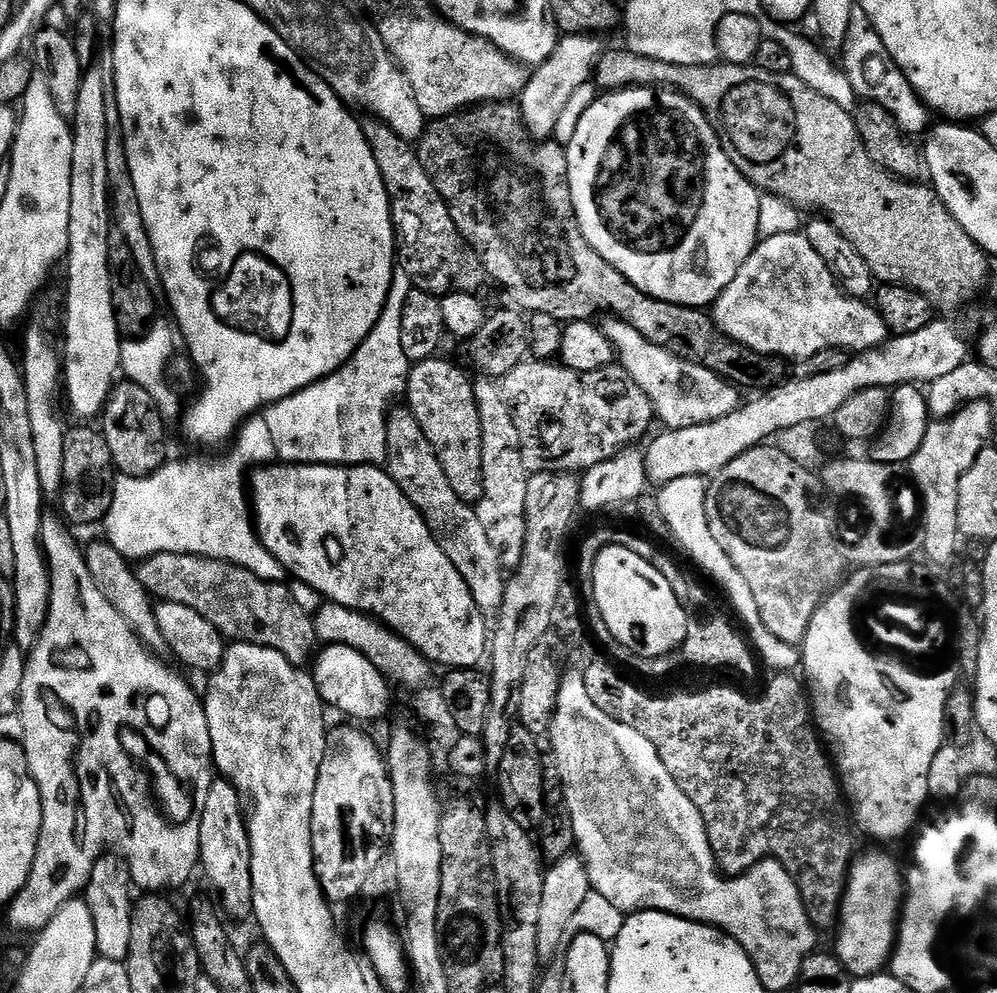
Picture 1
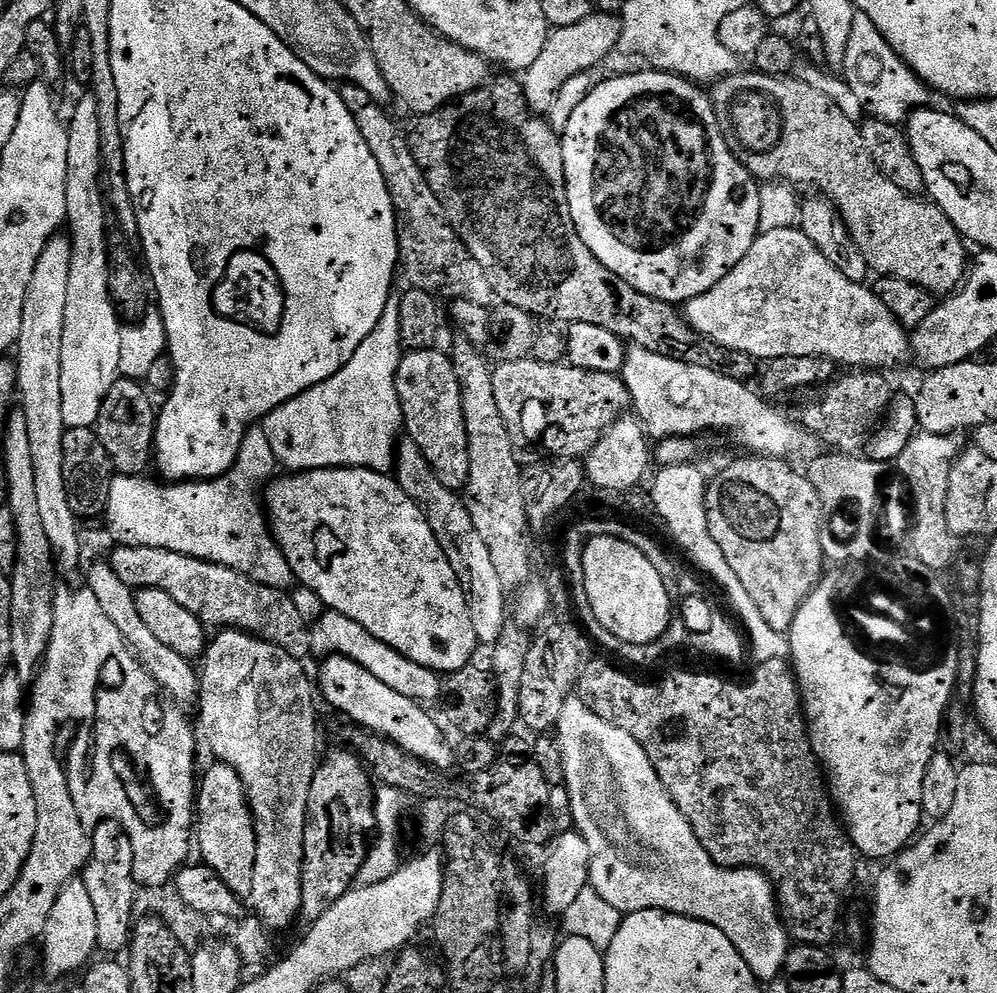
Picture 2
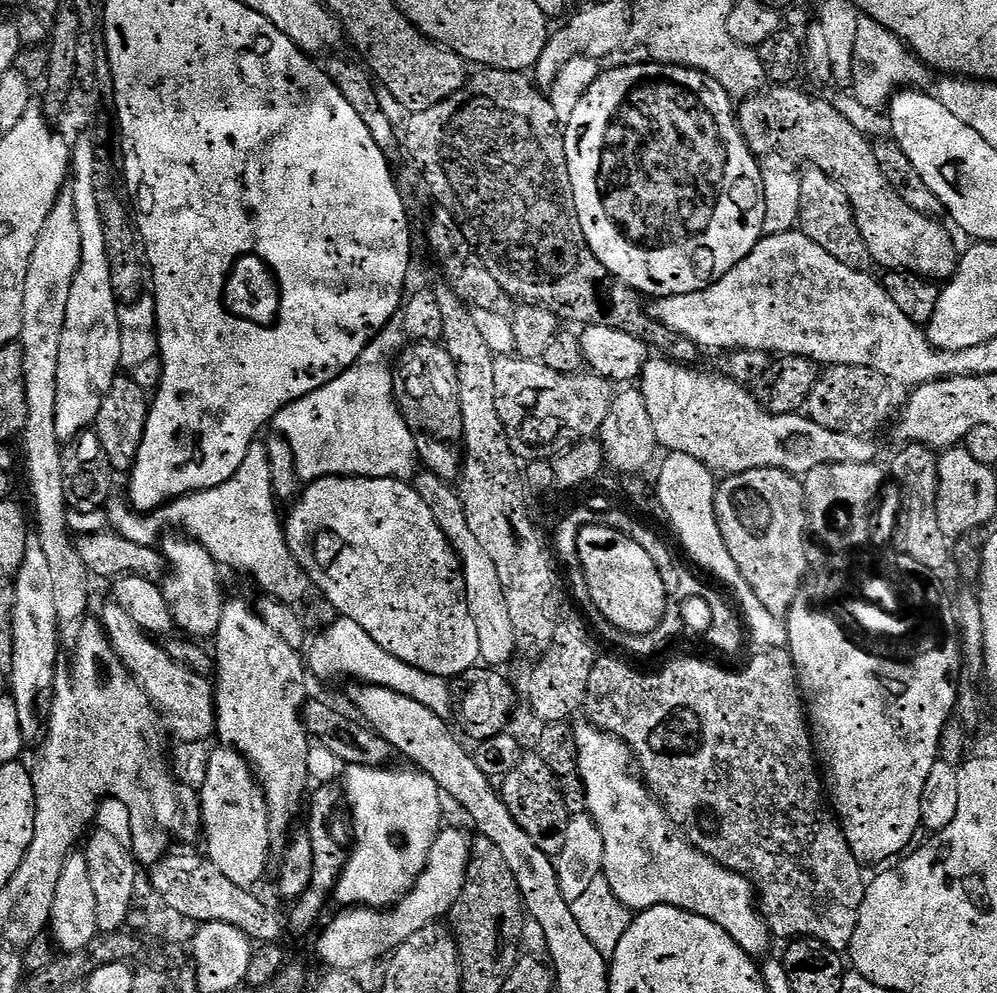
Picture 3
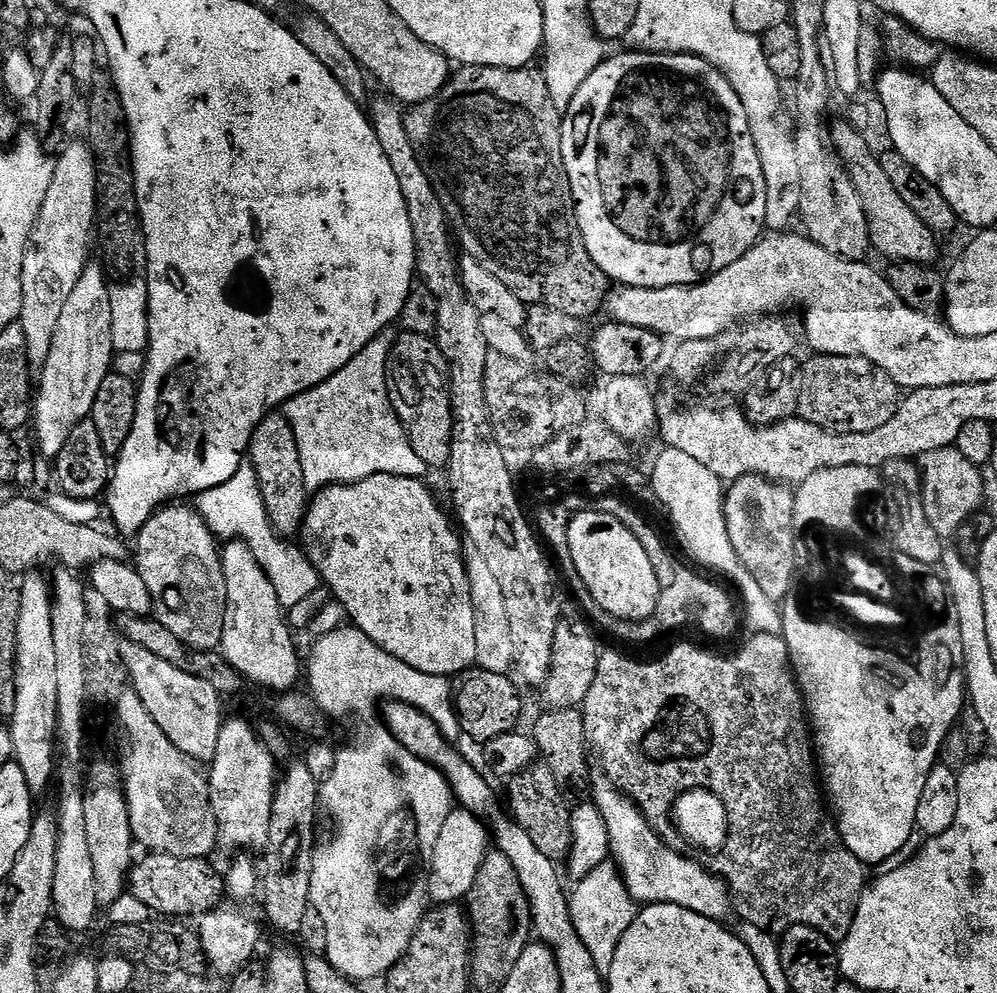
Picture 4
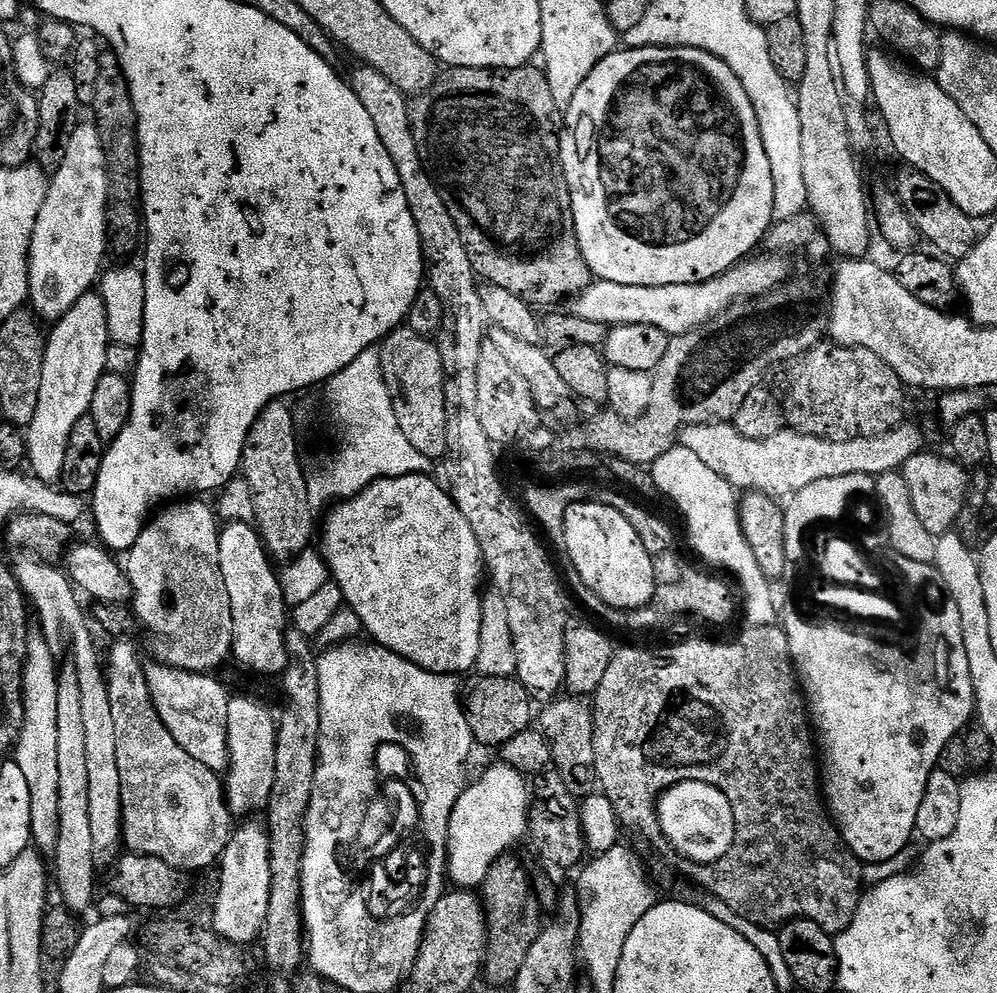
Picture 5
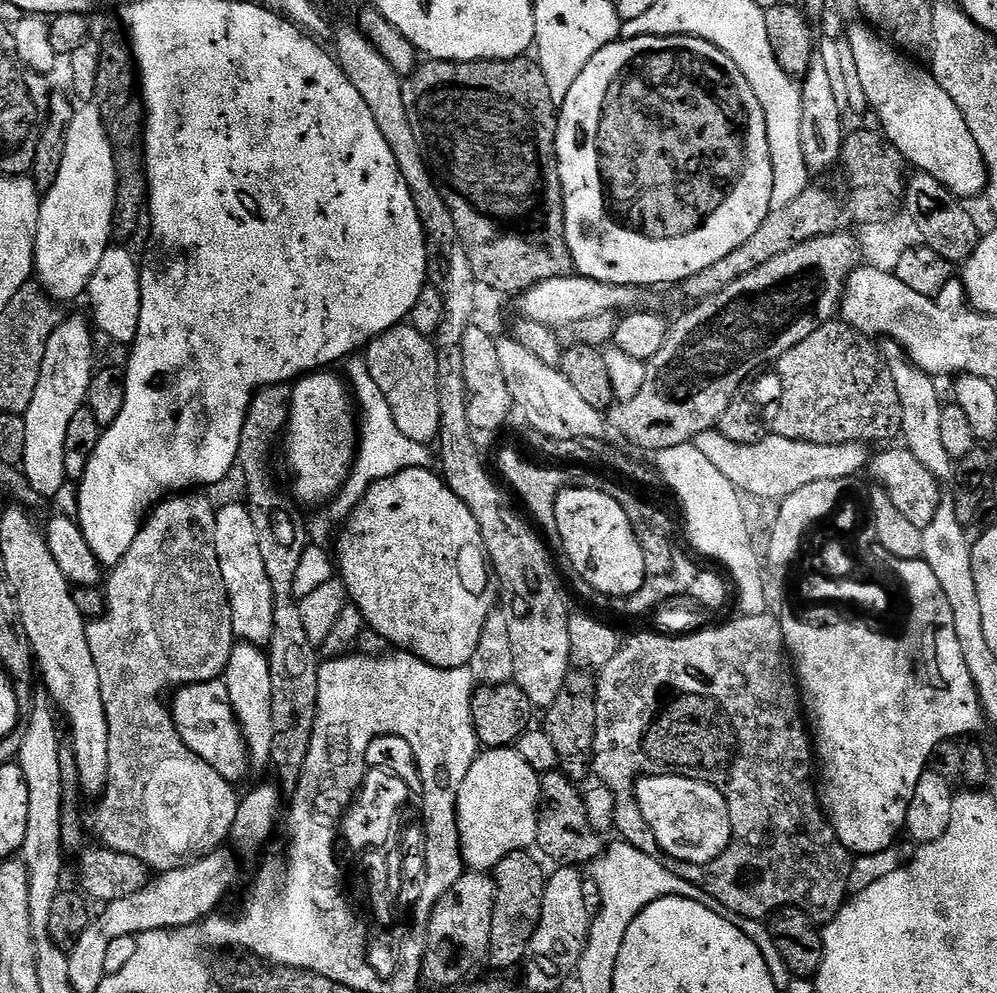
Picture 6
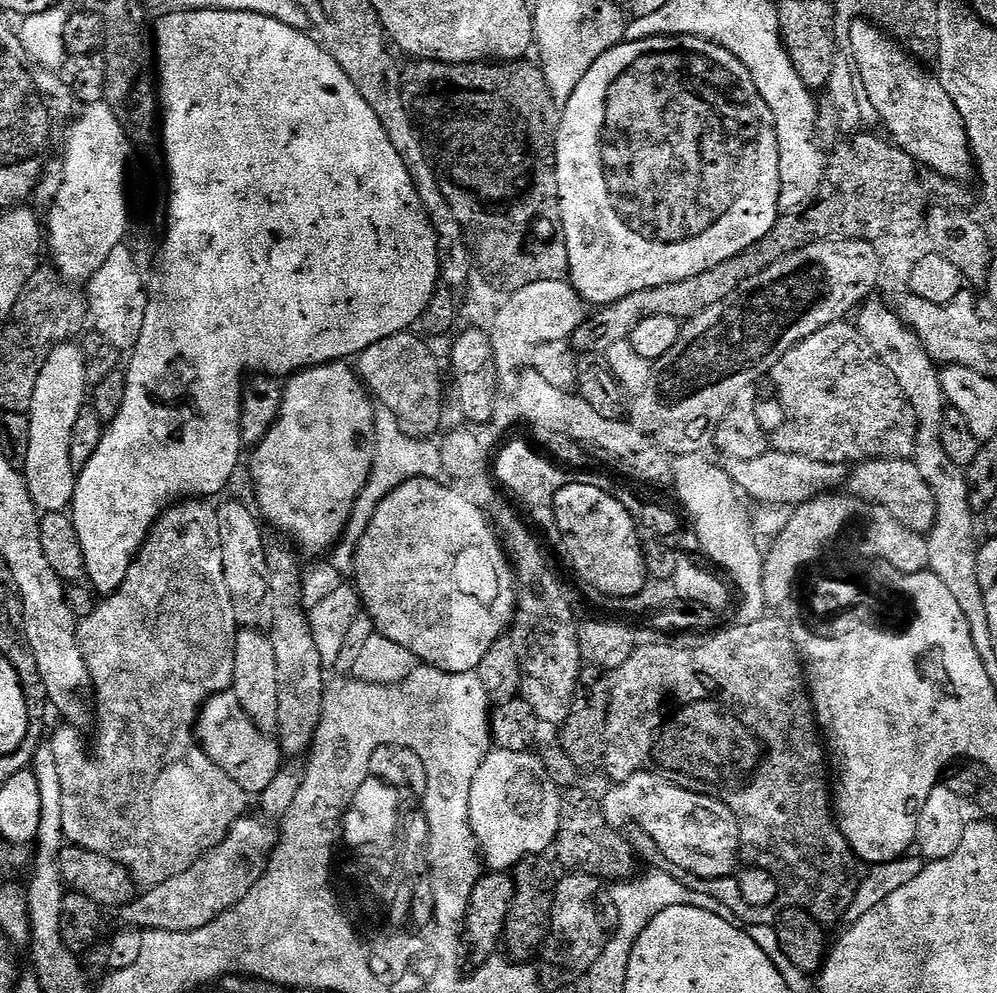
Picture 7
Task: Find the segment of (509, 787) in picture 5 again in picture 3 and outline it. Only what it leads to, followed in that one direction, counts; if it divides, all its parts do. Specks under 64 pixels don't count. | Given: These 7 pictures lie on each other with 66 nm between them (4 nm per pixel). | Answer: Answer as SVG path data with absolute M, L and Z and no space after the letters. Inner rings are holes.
M441 827L434 838L420 876L399 903L387 910L377 910L372 906L348 906L340 910L325 926L324 933L316 944L317 954L325 960L328 968L357 970L356 968L362 967L363 964L378 959L380 955L383 957L391 953L393 948L406 942L410 934L422 930L422 926L435 924L441 918L447 917L454 902L458 900L458 894L462 894L471 853L470 836L456 828Z

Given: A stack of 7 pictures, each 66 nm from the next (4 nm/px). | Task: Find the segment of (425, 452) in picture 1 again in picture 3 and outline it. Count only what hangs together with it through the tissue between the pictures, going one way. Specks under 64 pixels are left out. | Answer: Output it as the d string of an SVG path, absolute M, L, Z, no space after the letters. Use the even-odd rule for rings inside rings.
M420 470L415 473L416 493L430 506L434 522L446 534L450 546L460 560L460 569L464 575L466 602L470 606L470 618L474 618L474 627L478 630L478 650L481 661L488 666L504 666L512 654L517 653L514 625L510 623L510 609L506 607L506 594L502 594L502 582L498 582L498 570L490 562L490 554L482 550L478 538L470 531L470 522L466 522L466 510L460 501L460 493L449 481L438 478L432 472Z

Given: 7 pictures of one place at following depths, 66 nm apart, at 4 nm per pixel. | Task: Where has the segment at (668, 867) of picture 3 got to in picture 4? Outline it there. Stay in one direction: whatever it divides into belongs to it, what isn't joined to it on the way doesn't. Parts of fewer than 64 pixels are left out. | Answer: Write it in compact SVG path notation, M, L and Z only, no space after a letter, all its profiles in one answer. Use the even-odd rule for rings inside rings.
M600 778L596 784L596 797L594 803L601 812L609 830L609 846L611 859L620 870L624 878L624 884L630 890L630 894L641 905L649 904L673 904L682 906L694 914L702 914L711 920L727 921L727 916L734 912L734 899L729 892L728 885L715 871L707 872L702 865L690 857L684 856L683 851L676 851L666 844L662 838L648 824L644 813L640 811L635 800L621 792L611 780Z

